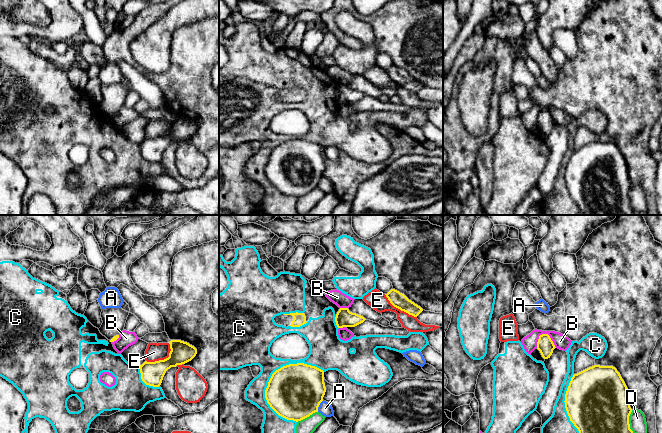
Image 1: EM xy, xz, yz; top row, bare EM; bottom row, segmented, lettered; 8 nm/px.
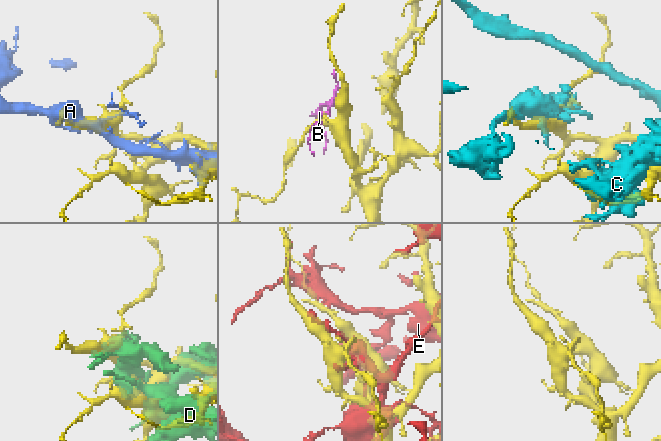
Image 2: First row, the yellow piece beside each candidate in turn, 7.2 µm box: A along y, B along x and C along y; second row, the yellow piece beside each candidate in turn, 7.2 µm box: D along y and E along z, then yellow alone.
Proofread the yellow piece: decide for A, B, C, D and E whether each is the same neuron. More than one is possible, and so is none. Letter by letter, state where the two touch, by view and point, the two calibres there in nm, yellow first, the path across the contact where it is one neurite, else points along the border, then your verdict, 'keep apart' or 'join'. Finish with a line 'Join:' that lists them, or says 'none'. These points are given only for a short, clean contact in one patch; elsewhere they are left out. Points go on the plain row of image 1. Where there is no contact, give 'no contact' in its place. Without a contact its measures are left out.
A: contact xz (318, 182); calibres 440 and 100 nm; keep apart
B: contact yz (549, 112); calibres 140 and 120 nm; border yz (538, 112), (547, 110), (556, 123); keep apart
C: contact xz (284, 142); calibres 440 and 200 nm; keep apart
D: contact yz (628, 198); calibres 480 and 140 nm; keep apart
E: contact xy (164, 135); calibres 190 and 140 nm; keep apart
Join: none

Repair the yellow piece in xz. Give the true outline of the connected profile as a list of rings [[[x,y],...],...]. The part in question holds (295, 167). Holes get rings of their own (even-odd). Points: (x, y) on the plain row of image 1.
[[[297,139],[283,142],[272,150],[265,174],[279,192],[298,198],[318,188],[325,168],[324,147]]]

